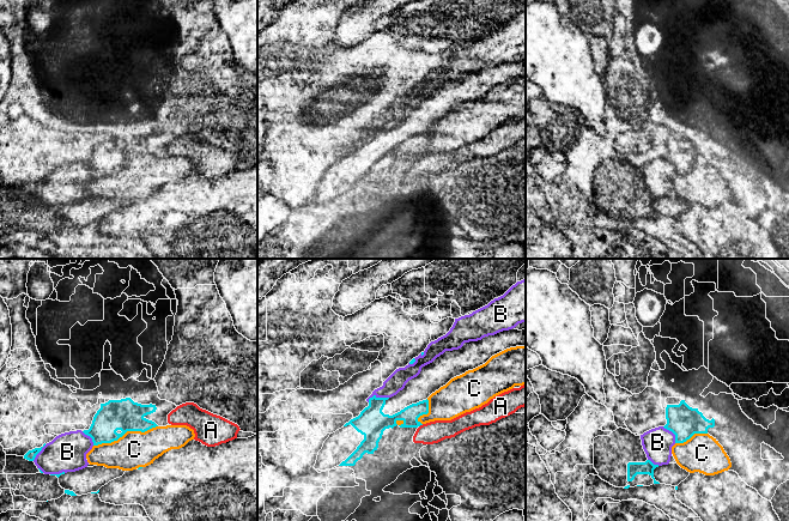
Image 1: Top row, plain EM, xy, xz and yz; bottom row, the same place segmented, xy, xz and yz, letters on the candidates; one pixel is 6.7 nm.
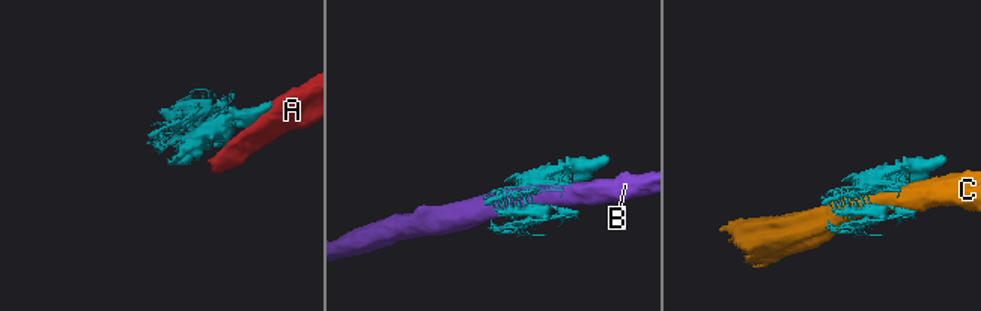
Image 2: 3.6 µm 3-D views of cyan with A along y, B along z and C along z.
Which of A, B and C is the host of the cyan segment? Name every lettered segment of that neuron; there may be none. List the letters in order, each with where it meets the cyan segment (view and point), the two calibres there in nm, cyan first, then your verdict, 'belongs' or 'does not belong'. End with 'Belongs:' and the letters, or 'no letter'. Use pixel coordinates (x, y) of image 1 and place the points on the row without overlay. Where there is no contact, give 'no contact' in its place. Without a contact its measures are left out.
A: xz (420, 156) | 120/150 nm | does not belong
B: xz (377, 129) | 200/120 nm | does not belong
C: xy (125, 164) | 220/240 nm | does not belong
Belongs: no letter

